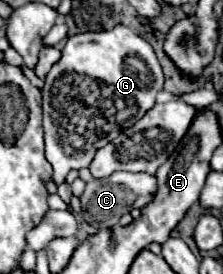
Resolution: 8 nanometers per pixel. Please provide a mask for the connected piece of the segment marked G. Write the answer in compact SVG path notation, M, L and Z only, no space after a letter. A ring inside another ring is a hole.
M115 26L115 28L111 28L111 30L87 32L87 34L77 34L77 36L81 36L83 42L81 42L81 44L69 44L69 42L65 44L65 48L61 50L61 60L59 60L59 62L51 68L51 72L47 74L47 78L45 78L45 88L43 88L45 156L47 156L47 160L49 160L51 166L53 166L53 180L55 180L55 184L61 184L61 182L65 180L65 176L67 176L69 170L73 170L73 168L79 170L79 168L89 166L91 160L93 160L93 156L95 156L95 152L97 152L99 148L107 146L107 144L109 144L111 140L115 140L123 130L127 130L127 128L131 128L135 122L139 122L139 118L143 118L143 116L155 106L155 96L157 96L157 92L163 88L163 70L161 70L161 64L159 64L155 52L153 52L151 44L145 42L139 34L135 34L131 28L127 28L127 26Z

